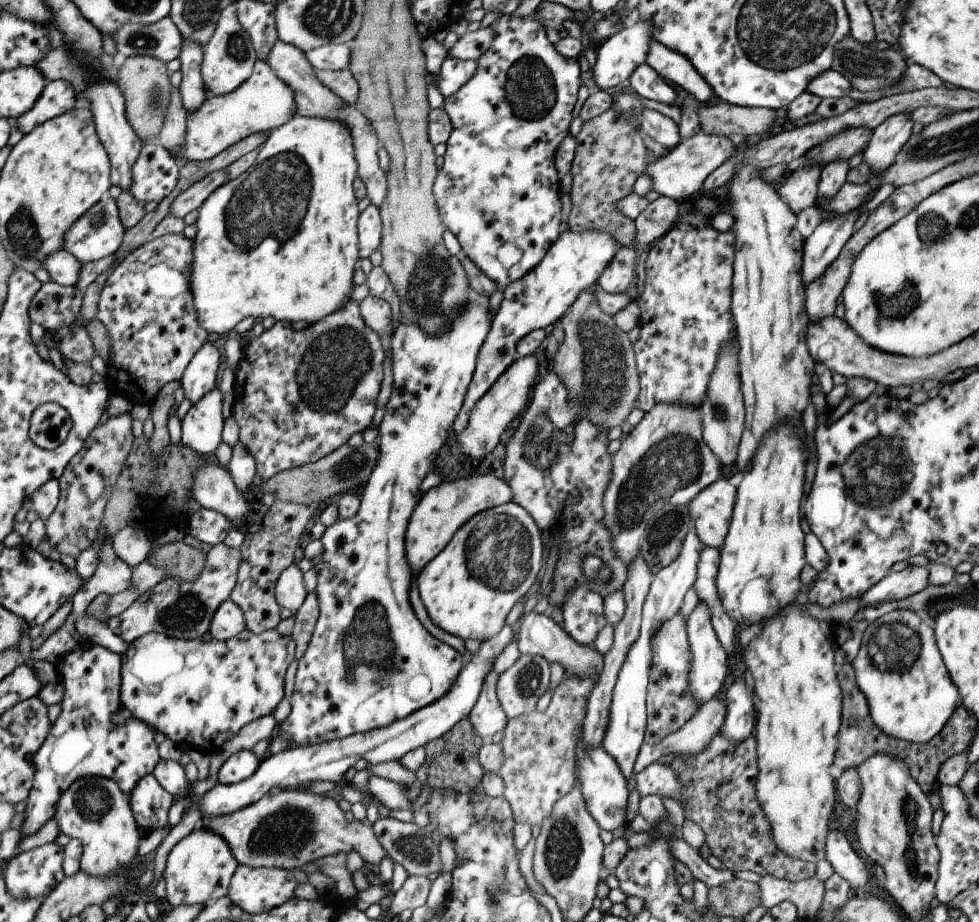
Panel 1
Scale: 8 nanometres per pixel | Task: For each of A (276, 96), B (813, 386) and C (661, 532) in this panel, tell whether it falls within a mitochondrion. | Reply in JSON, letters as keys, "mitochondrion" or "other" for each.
{"A":"other","B":"other","C":"mitochondrion"}

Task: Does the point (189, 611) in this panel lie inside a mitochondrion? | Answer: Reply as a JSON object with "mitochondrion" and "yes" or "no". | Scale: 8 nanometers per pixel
{"mitochondrion":"yes"}

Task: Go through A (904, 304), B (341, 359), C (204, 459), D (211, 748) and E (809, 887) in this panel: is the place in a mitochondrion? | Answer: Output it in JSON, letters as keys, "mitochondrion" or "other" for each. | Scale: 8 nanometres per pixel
{"A":"mitochondrion","B":"mitochondrion","C":"other","D":"other","E":"other"}

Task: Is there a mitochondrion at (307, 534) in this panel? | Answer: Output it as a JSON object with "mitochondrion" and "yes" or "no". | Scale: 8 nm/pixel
{"mitochondrion":"no"}

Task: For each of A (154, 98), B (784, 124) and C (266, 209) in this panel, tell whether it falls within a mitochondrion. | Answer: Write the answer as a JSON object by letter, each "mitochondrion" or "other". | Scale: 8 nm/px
{"A":"mitochondrion","B":"other","C":"mitochondrion"}

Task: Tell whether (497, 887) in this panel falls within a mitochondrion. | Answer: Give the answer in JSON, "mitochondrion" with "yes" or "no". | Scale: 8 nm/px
{"mitochondrion":"yes"}

